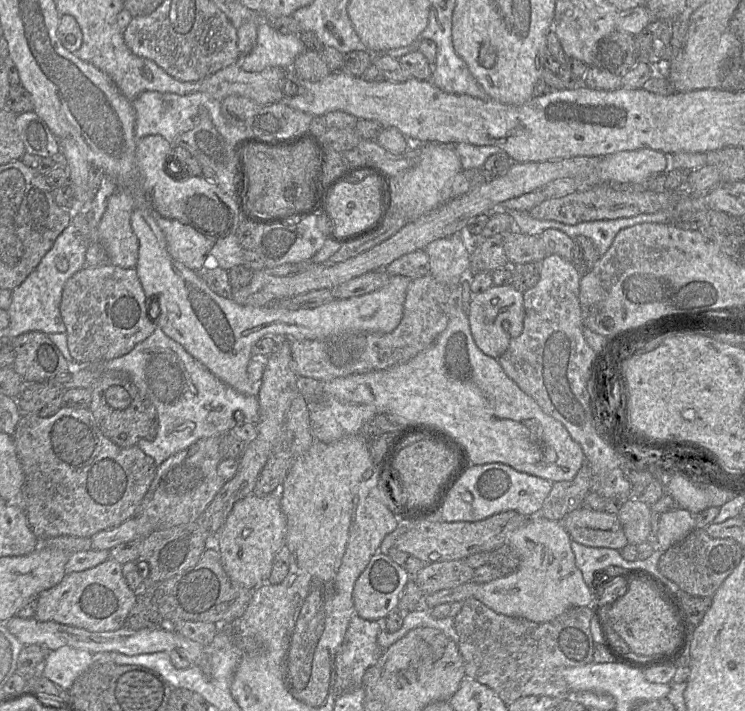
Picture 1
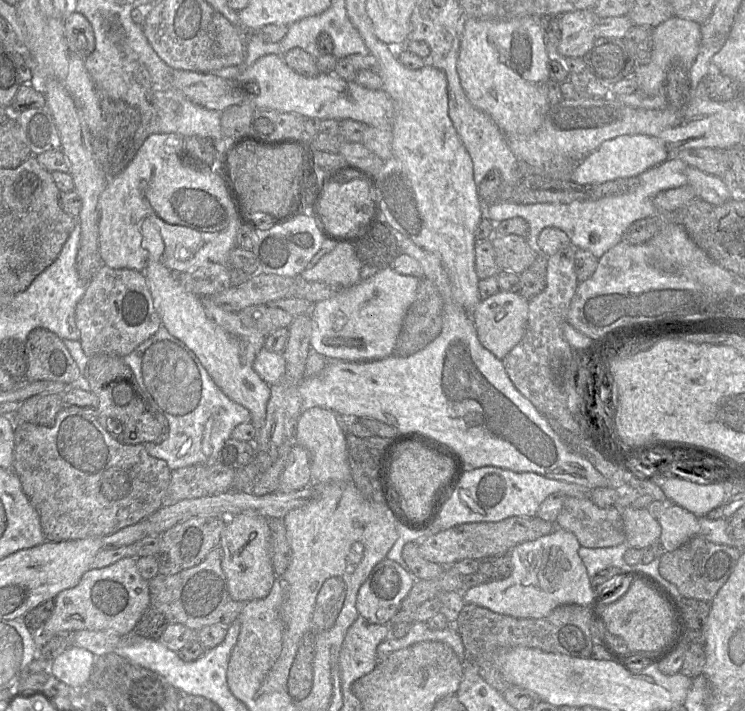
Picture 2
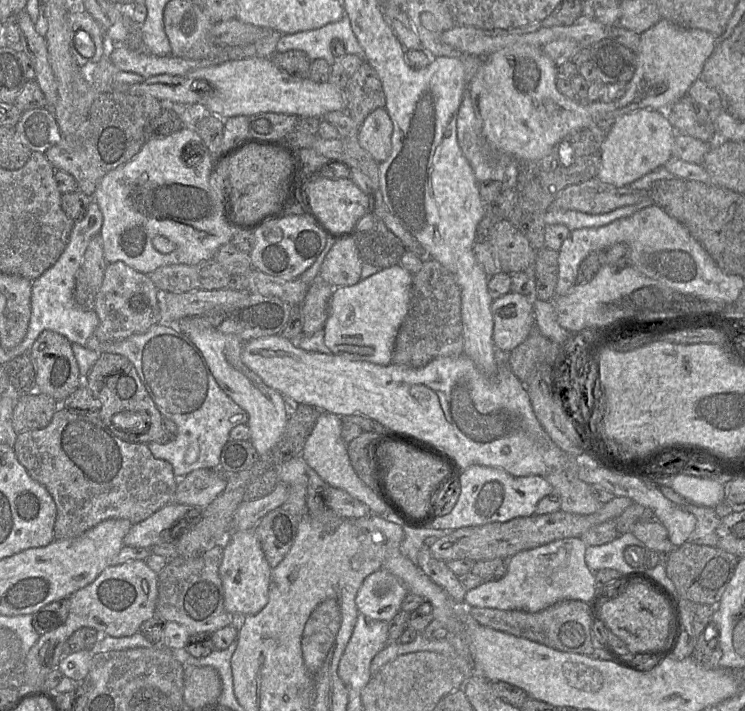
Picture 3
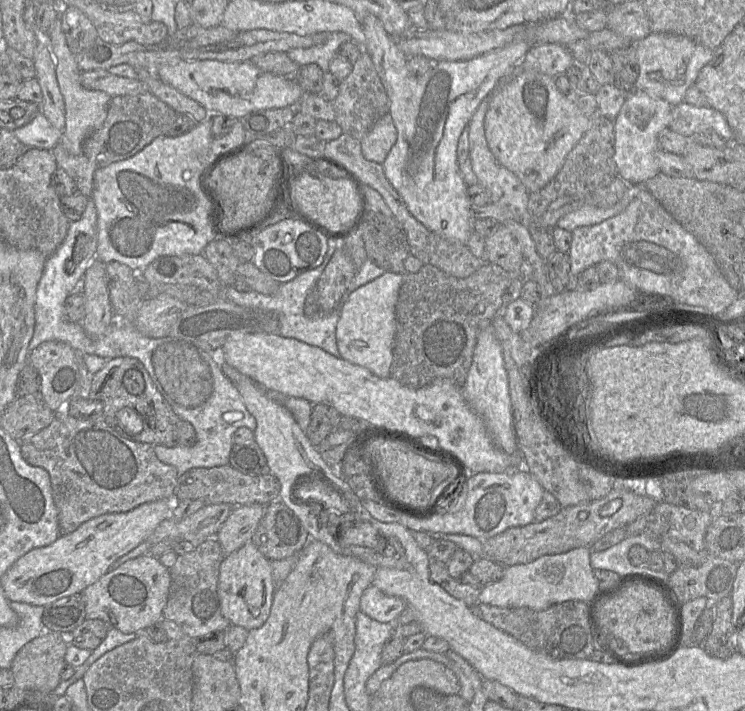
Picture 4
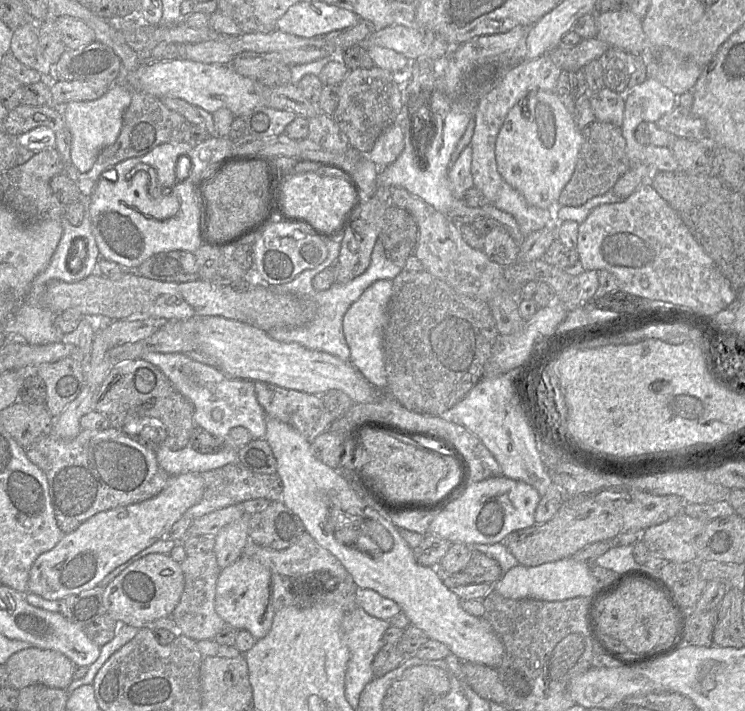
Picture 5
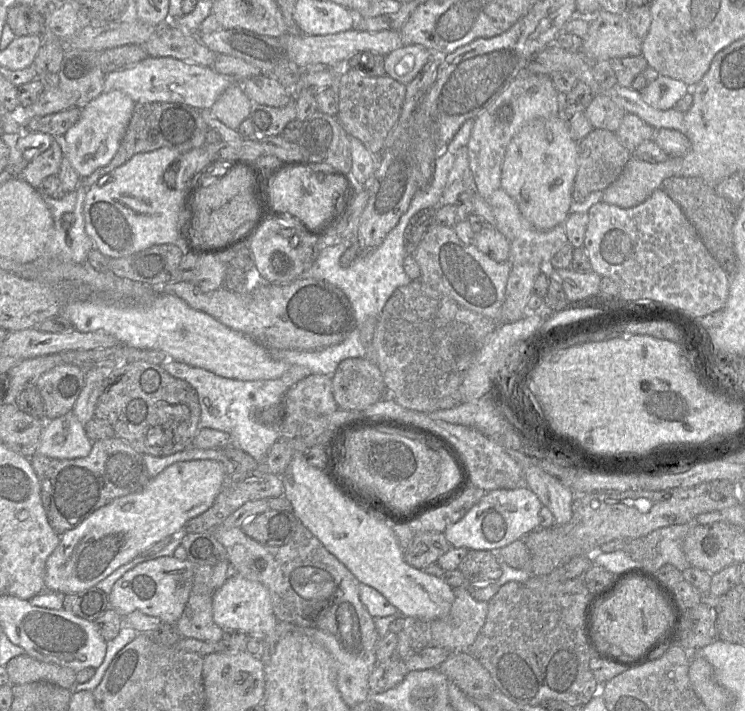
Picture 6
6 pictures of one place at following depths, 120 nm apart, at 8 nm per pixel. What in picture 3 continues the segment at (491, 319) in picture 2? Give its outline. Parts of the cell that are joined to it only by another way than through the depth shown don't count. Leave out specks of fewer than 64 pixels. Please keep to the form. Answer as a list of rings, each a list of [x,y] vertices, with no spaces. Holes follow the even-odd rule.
[[[509,292],[491,304],[492,339],[500,354],[509,354],[534,329],[532,300],[525,295]]]

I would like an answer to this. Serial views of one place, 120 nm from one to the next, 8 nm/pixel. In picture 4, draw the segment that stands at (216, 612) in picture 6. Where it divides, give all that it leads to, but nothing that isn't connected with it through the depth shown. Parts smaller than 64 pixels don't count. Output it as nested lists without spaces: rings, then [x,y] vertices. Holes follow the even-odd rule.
[[[252,540],[225,555],[220,564],[218,577],[220,608],[232,625],[242,626],[247,630],[262,626],[269,617],[276,587],[271,561],[258,550]]]

